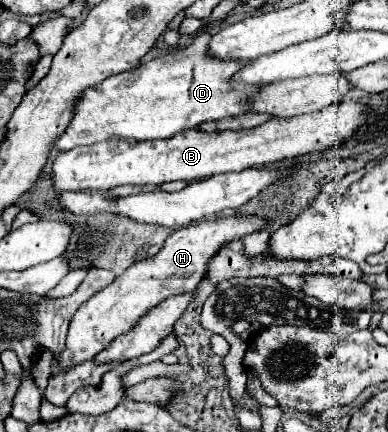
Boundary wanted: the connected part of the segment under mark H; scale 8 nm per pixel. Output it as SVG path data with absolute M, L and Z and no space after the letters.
M231 216L213 222L195 222L187 228L173 232L161 252L155 258L135 262L123 274L119 274L119 282L111 282L109 286L95 292L73 316L69 334L65 340L65 350L57 358L57 366L67 372L91 358L95 358L103 348L107 348L115 338L127 334L151 308L159 306L163 300L195 290L195 284L203 278L211 256L227 242L241 240L251 232L263 230L263 224L255 220L255 216Z

